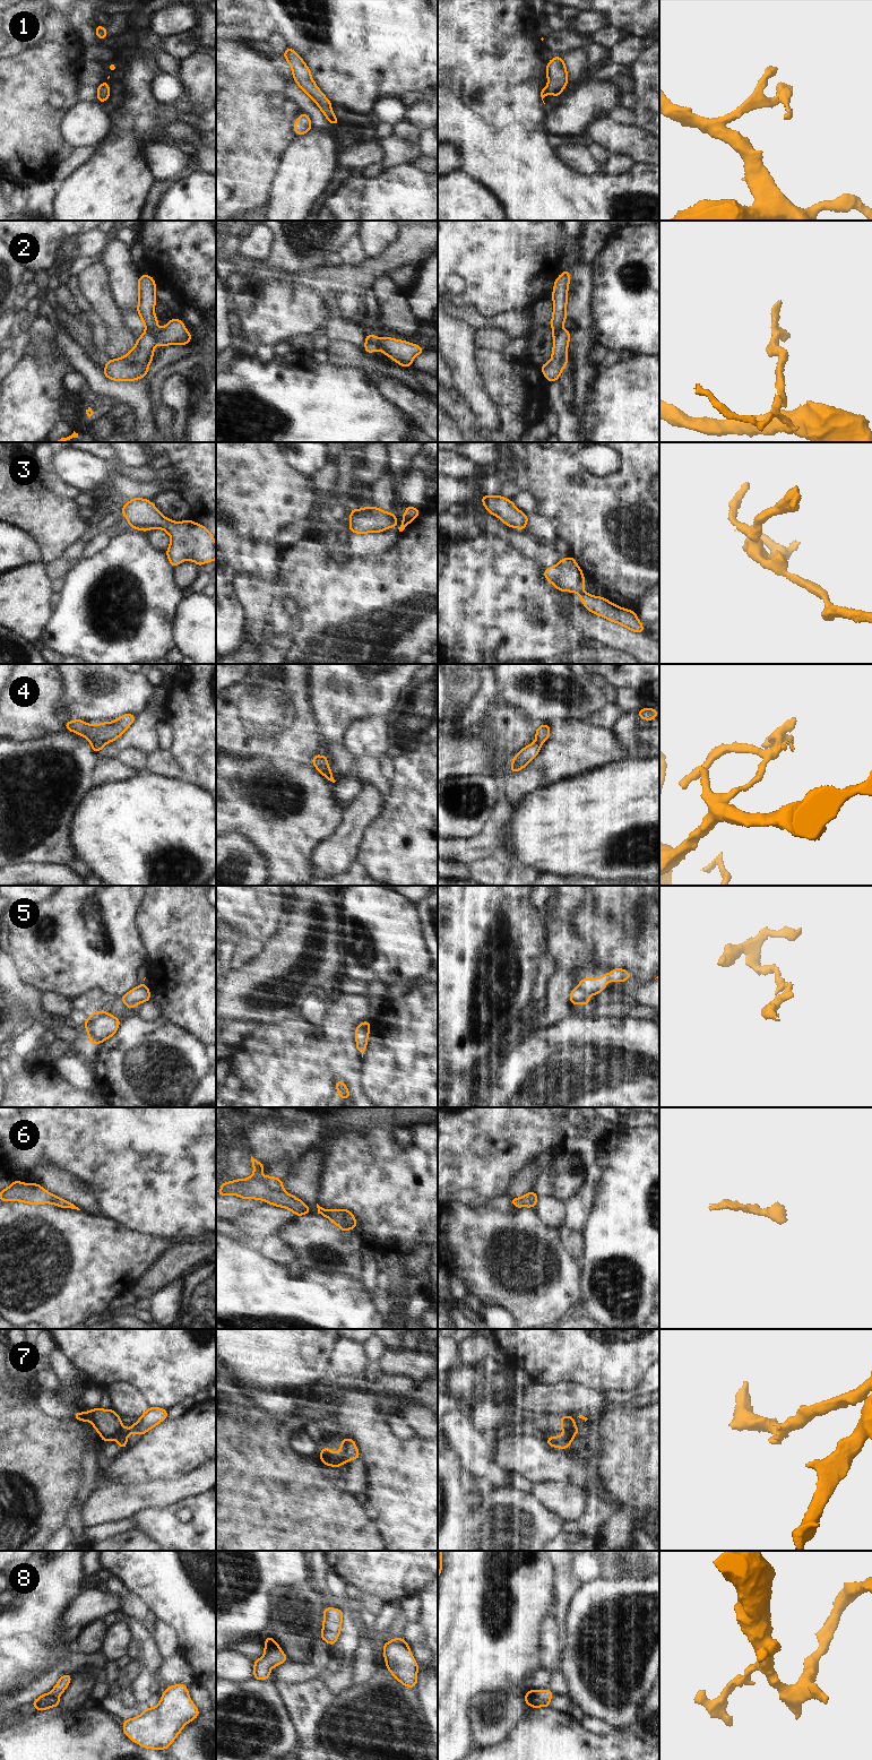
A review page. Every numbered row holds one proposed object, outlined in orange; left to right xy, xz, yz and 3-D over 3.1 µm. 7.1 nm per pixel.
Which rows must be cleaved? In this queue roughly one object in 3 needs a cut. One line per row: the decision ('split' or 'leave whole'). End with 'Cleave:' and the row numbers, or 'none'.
1: leave whole
2: split
3: leave whole
4: split
5: split
6: leave whole
7: split
8: leave whole
Cleave: 2, 4, 5, 7

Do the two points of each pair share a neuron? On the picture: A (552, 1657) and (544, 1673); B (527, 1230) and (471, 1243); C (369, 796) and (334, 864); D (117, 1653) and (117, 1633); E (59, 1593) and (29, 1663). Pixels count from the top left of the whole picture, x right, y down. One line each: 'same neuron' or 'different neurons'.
A: different neurons
B: same neuron
C: same neuron
D: same neuron
E: same neuron

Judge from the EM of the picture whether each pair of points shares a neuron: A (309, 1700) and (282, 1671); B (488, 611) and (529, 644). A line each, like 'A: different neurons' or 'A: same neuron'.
A: different neurons
B: same neuron

